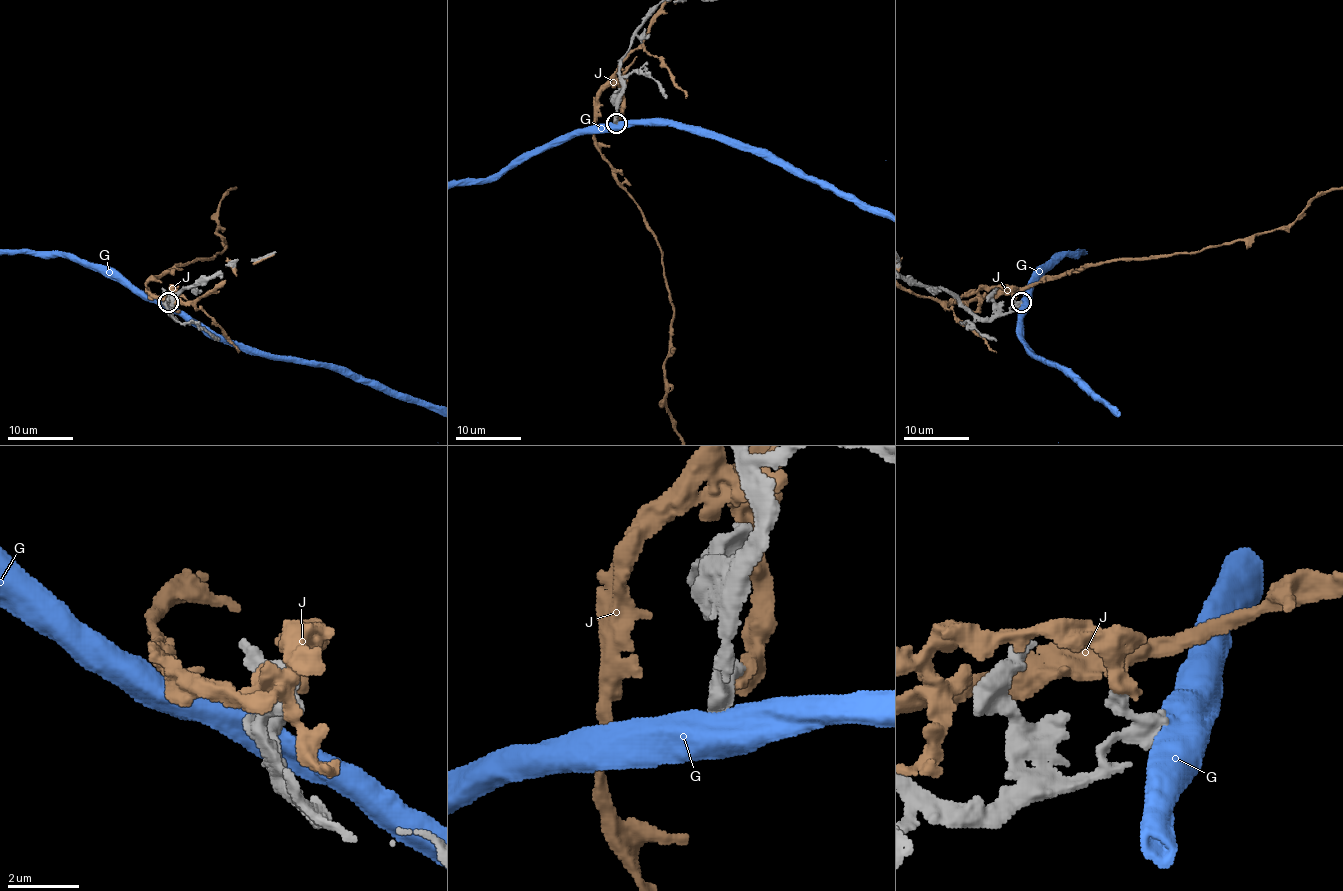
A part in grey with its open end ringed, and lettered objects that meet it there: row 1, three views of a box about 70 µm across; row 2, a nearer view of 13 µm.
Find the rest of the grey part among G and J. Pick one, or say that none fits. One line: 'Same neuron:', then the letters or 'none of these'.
Same neuron: none of these

